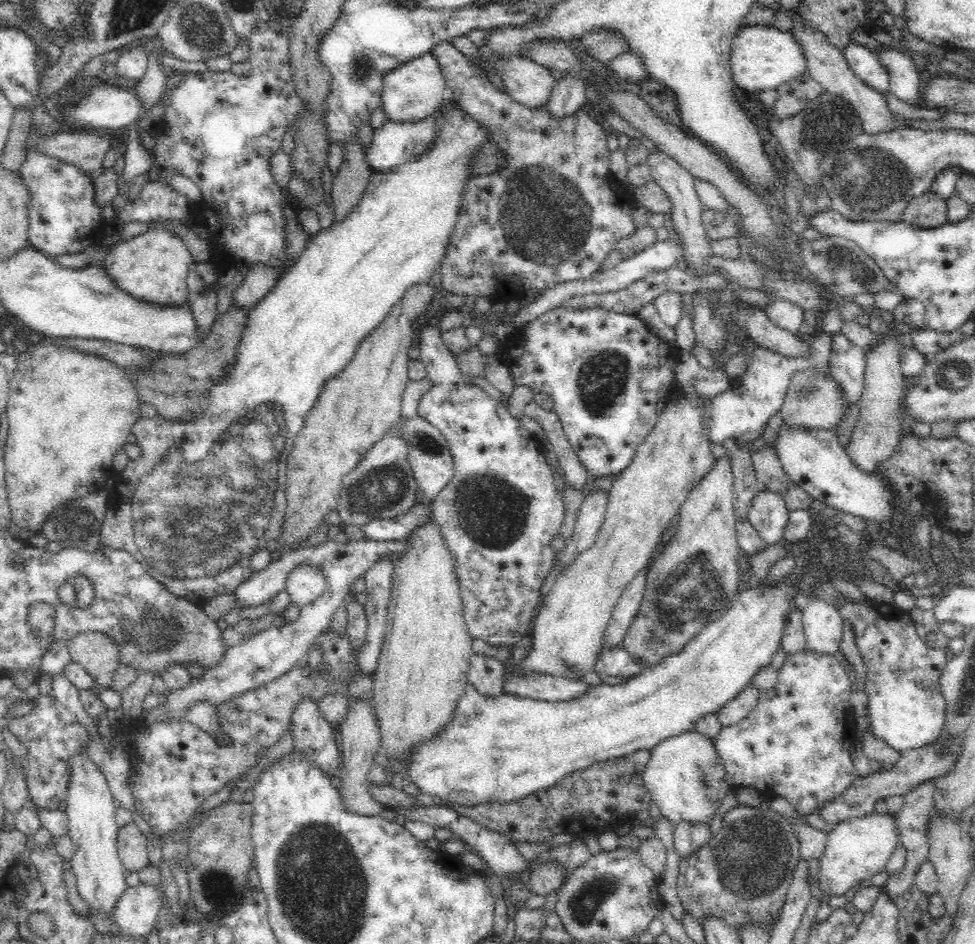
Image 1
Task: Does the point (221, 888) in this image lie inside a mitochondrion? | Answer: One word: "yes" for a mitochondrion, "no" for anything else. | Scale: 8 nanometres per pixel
yes

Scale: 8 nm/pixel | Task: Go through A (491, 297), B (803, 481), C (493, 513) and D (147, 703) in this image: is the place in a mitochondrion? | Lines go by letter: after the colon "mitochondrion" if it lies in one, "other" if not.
A: other
B: other
C: mitochondrion
D: other

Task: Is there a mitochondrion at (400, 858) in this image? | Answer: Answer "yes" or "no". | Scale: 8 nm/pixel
no

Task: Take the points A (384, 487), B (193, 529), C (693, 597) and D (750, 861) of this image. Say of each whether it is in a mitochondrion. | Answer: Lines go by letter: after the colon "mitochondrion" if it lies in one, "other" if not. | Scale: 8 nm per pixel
A: mitochondrion
B: mitochondrion
C: mitochondrion
D: mitochondrion

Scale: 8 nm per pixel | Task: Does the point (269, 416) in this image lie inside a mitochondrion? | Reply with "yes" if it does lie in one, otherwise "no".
yes

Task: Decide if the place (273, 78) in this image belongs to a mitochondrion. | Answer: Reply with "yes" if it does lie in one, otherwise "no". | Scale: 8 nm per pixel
no

